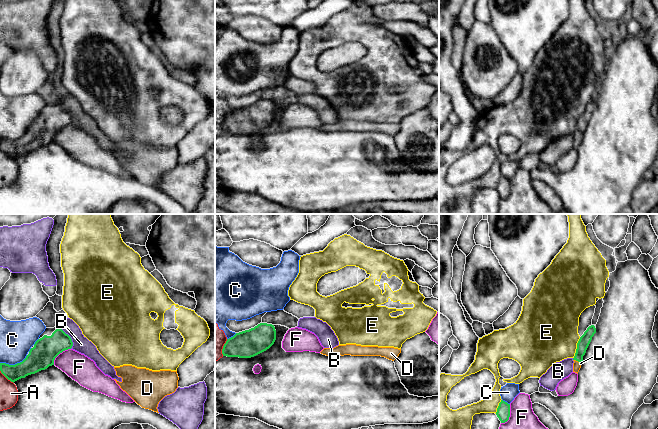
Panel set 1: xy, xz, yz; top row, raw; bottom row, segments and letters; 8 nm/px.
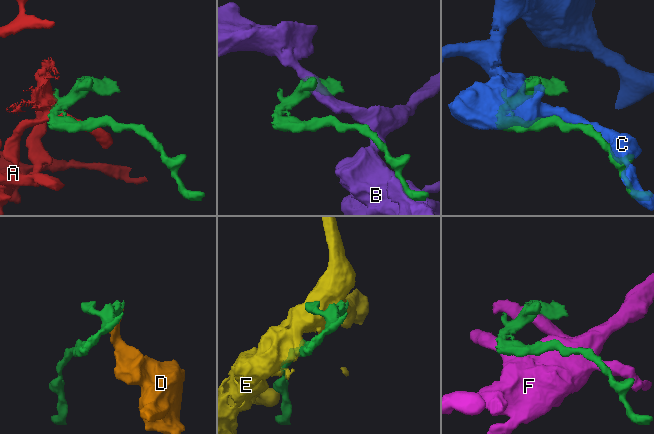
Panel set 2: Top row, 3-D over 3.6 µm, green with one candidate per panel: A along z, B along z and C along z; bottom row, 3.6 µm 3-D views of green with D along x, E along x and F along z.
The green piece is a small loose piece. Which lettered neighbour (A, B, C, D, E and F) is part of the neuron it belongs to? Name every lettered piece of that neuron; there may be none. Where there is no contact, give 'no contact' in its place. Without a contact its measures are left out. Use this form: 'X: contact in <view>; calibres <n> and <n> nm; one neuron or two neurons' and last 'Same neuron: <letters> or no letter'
A: contact in xz; calibres 220 and 170 nm; two neurons
B: contact in xy; calibres 200 and 140 nm; two neurons
C: contact in xy; calibres 200 and 280 nm; two neurons
D: contact in yz; calibres 90 and 60 nm; one neuron
E: contact in yz; calibres 90 and 440 nm; two neurons
F: contact in yz; calibres 110 and 380 nm; two neurons
Same neuron: D

